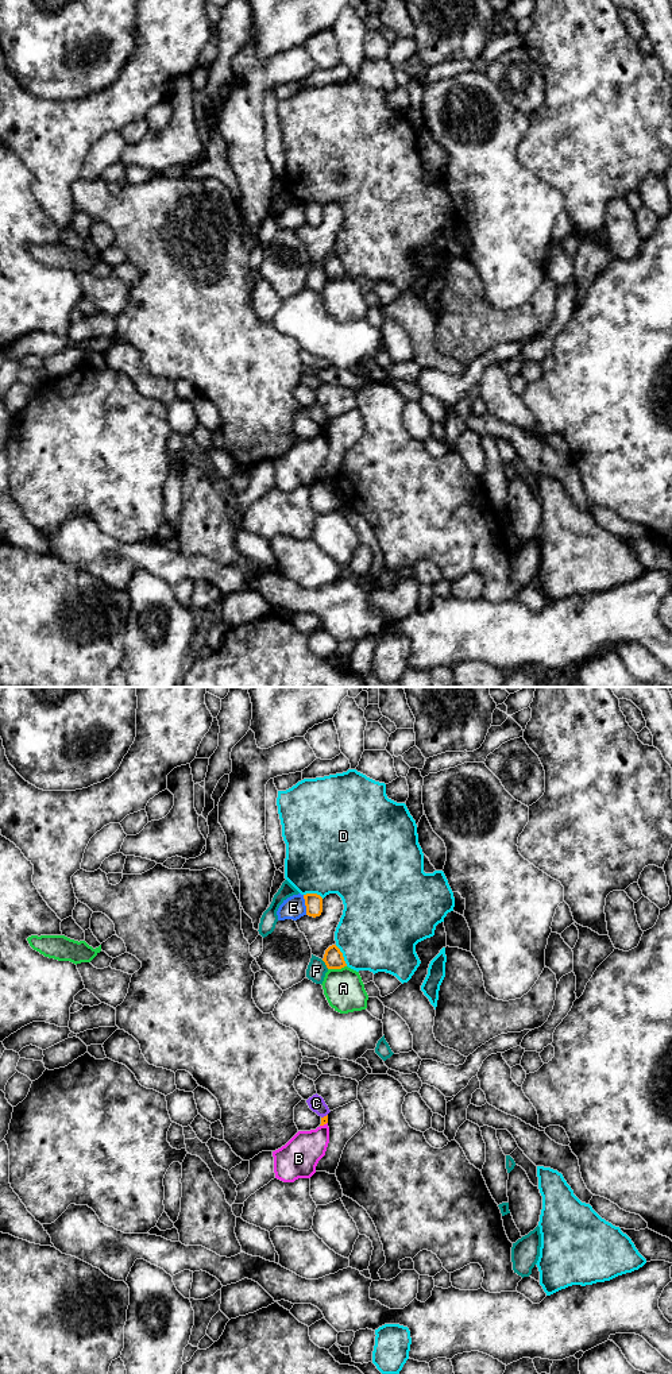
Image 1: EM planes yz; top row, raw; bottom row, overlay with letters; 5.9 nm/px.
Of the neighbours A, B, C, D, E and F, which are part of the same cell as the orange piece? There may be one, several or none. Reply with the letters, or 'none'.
B

